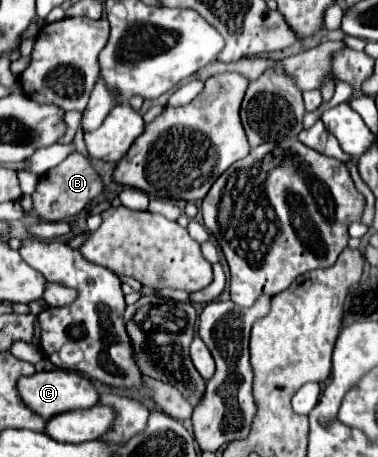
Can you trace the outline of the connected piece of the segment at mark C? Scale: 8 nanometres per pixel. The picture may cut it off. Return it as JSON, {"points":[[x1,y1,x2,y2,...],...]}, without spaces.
{"points":[[61,368,25,376,23,380,19,380,19,394,21,394,23,402,43,418,51,418,51,416,71,412,71,410,93,408,95,404,99,404,99,396,101,396,89,378,85,378,77,372,71,372,71,370,61,370]]}

